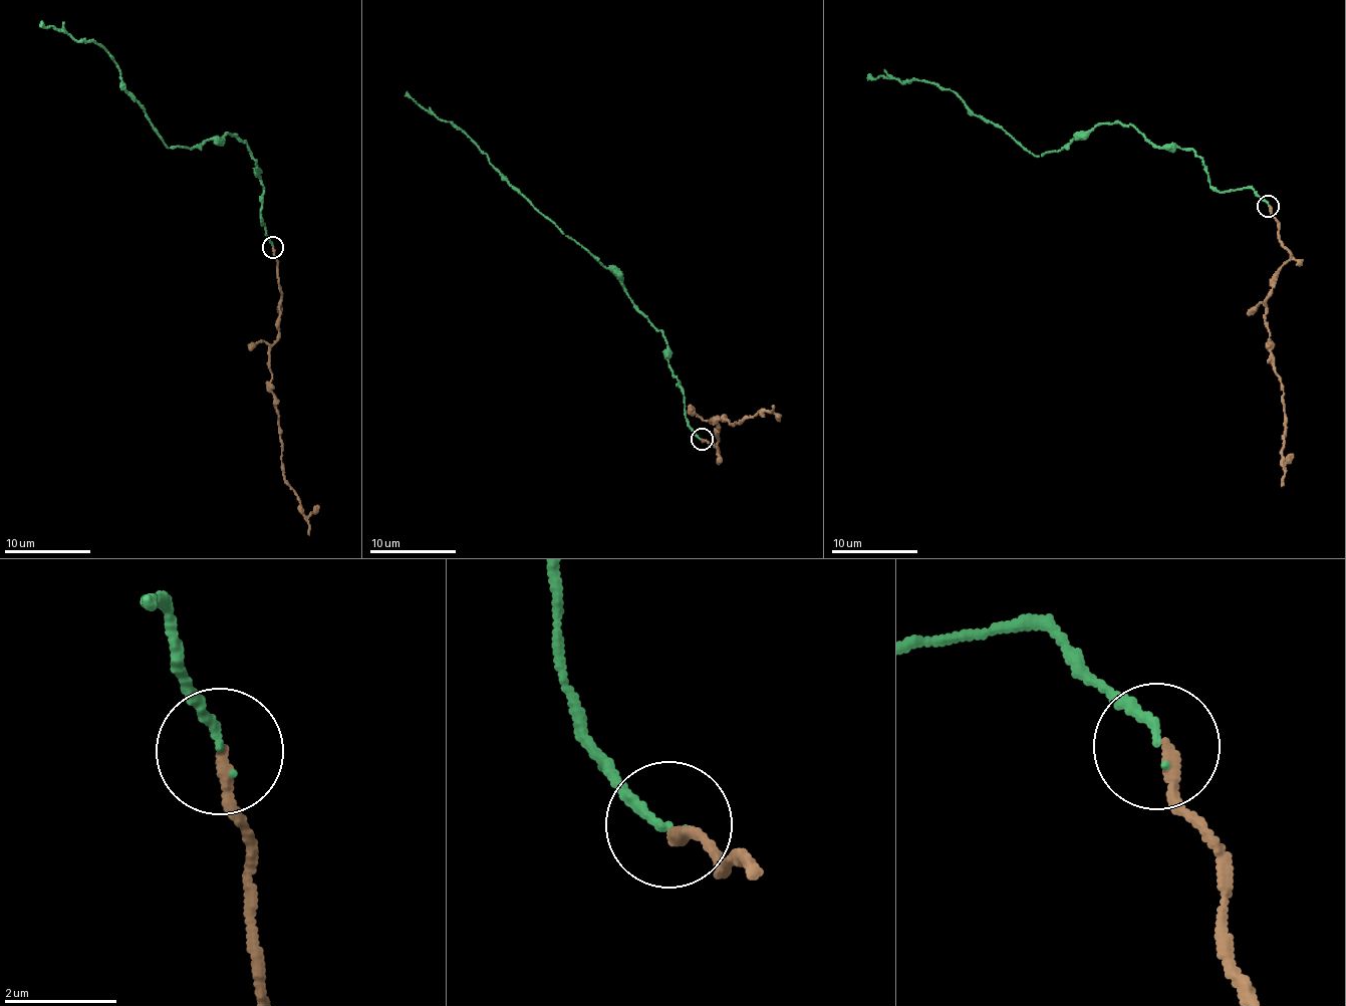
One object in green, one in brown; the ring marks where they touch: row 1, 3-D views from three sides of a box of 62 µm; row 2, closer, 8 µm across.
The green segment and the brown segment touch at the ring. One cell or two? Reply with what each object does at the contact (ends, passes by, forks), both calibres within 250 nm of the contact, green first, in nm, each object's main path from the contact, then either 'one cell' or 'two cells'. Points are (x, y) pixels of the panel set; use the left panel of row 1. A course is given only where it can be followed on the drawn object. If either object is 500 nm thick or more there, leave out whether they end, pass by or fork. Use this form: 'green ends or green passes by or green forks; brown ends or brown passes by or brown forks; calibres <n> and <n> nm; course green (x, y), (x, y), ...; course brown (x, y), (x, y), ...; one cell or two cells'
green ends; brown ends; calibres 130 and 220 nm; course green (272, 247), (262, 224), (259, 171), (245, 141), (225, 133), (193, 148), (167, 148), (105, 49), (41, 20); course brown (272, 247), (280, 305), (278, 337), (268, 361), (270, 392), (281, 437), (283, 480), (294, 490), (309, 535); one cell

